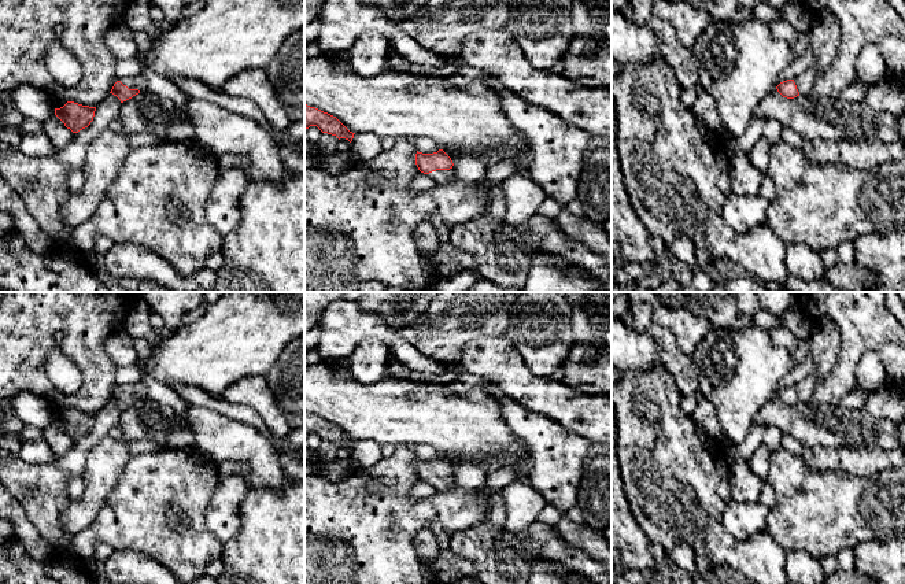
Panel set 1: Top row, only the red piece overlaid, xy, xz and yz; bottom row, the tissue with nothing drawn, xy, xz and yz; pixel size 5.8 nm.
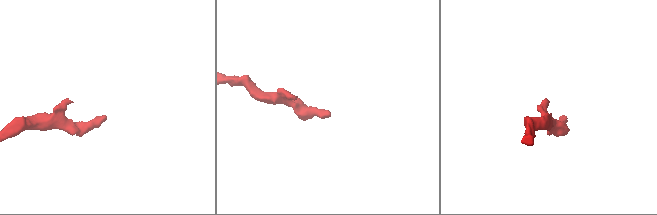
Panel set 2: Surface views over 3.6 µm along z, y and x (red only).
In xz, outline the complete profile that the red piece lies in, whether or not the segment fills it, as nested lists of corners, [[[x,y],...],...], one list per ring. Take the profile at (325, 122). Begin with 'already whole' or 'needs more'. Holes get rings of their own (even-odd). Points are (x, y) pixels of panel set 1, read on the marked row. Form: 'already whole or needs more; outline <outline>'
already whole; outline [[[304,104],[304,130],[310,126],[317,126],[322,133],[336,136],[339,140],[346,138],[350,143],[355,134],[350,132],[336,117]]]

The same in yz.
needs more; outline [[[812,64],[806,71],[797,75],[794,80],[787,80],[780,82],[776,89],[777,92],[787,99],[794,99],[799,95],[810,96],[812,88],[819,78],[819,73],[814,64]]]

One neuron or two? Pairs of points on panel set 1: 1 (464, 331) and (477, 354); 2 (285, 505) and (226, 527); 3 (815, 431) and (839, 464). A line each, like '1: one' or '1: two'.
1: two
2: two
3: two

